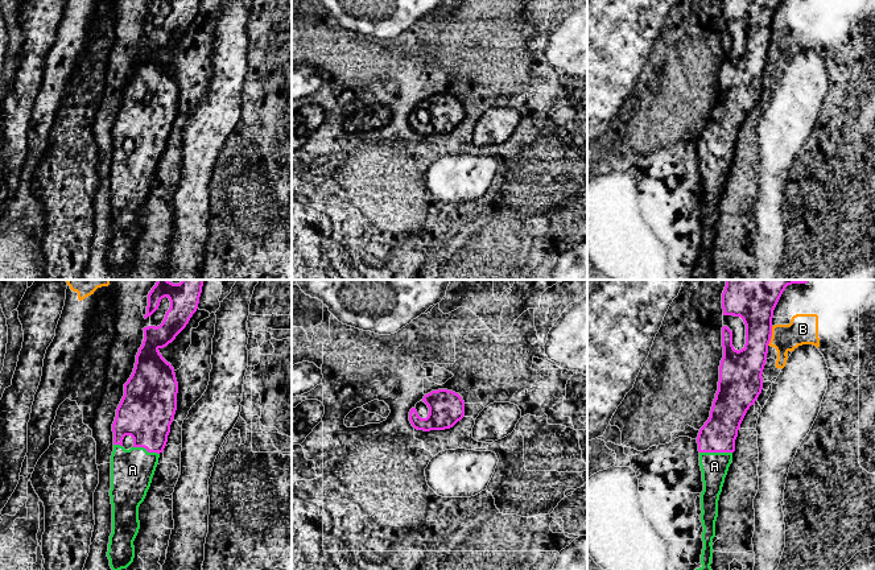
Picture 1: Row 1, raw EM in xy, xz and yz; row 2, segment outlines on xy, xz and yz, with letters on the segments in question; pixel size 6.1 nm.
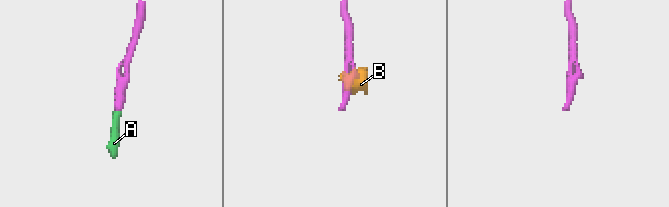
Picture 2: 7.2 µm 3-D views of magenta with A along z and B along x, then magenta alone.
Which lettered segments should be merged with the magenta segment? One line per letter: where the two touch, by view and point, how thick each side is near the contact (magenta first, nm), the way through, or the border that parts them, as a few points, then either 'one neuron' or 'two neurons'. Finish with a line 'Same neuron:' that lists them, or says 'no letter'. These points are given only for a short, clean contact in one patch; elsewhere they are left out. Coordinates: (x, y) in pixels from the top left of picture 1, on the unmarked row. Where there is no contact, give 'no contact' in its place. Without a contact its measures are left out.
A: contact yz (715, 156); calibres 220 and 170 nm; way yz (718, 139), (715, 156), (714, 170); one neuron
B: contact yz (771, 34); calibres 200 and 180 nm; two neurons
Same neuron: A

